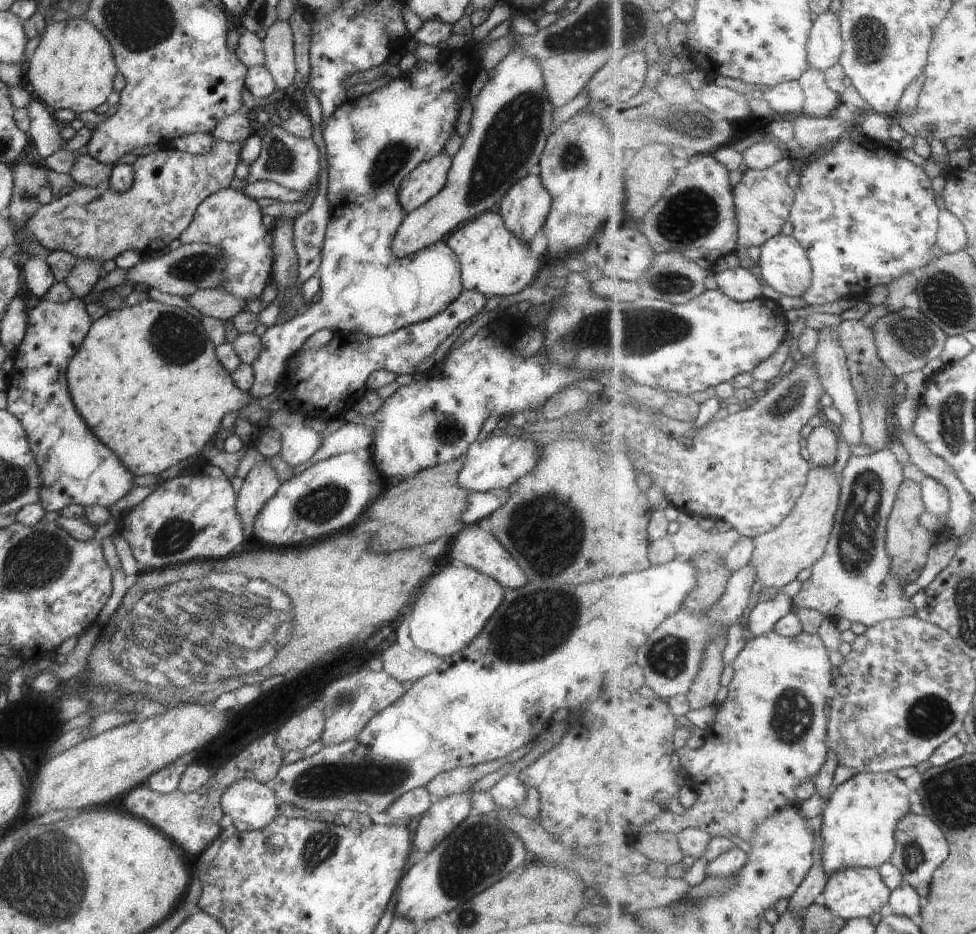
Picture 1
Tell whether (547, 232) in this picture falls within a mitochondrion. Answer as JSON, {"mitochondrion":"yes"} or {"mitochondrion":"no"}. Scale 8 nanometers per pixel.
{"mitochondrion":"no"}

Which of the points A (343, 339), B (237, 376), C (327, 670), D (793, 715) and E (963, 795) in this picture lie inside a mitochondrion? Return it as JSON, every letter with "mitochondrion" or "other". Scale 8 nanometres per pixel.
{"A":"other","B":"other","C":"other","D":"mitochondrion","E":"mitochondrion"}

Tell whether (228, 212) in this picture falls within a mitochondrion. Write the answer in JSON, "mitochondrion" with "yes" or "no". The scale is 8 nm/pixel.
{"mitochondrion":"no"}

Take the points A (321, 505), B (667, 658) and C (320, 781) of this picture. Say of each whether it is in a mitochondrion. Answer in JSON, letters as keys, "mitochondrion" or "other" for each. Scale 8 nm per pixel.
{"A":"mitochondrion","B":"mitochondrion","C":"mitochondrion"}

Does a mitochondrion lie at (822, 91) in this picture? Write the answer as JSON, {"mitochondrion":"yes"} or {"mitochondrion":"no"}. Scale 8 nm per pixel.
{"mitochondrion":"no"}

